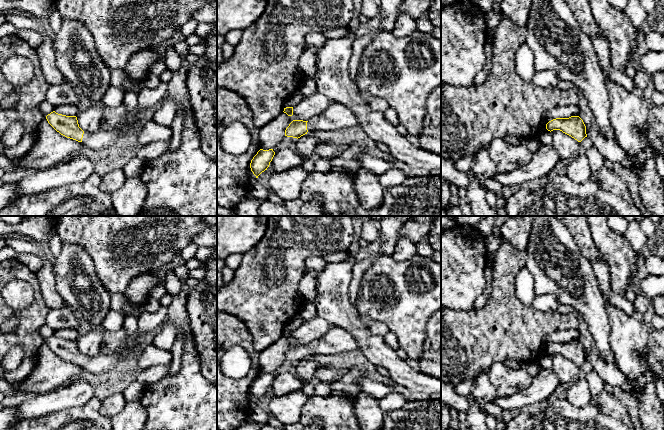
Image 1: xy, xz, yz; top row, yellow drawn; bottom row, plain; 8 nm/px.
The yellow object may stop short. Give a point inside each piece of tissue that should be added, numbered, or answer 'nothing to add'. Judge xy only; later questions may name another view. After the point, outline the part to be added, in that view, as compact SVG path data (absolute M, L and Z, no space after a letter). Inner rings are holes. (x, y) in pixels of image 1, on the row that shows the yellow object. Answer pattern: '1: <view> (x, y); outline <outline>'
1: xy (100, 140); outline M137 114L127 117L121 124L112 130L101 130L96 132L84 132L82 144L94 151L103 151L108 149L115 141L125 134L131 133L135 130L137 124Z

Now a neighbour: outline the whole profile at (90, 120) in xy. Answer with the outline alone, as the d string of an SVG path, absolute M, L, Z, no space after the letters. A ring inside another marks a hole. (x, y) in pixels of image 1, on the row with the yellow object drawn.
M90 103L86 110L77 114L79 127L84 132L96 132L102 125L102 108L101 103Z

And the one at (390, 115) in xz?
M388 107L385 111L384 111L384 118L391 124L393 124L394 126L397 126L399 124L399 120L398 120L398 116L396 111L391 108Z

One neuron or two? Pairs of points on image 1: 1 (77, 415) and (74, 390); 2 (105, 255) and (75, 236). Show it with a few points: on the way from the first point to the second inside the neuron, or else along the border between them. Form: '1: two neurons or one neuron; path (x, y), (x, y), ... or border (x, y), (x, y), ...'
1: two neurons; border (94, 395), (82, 405), (53, 411)
2: one neuron; path (98, 248), (86, 236), (82, 236)

